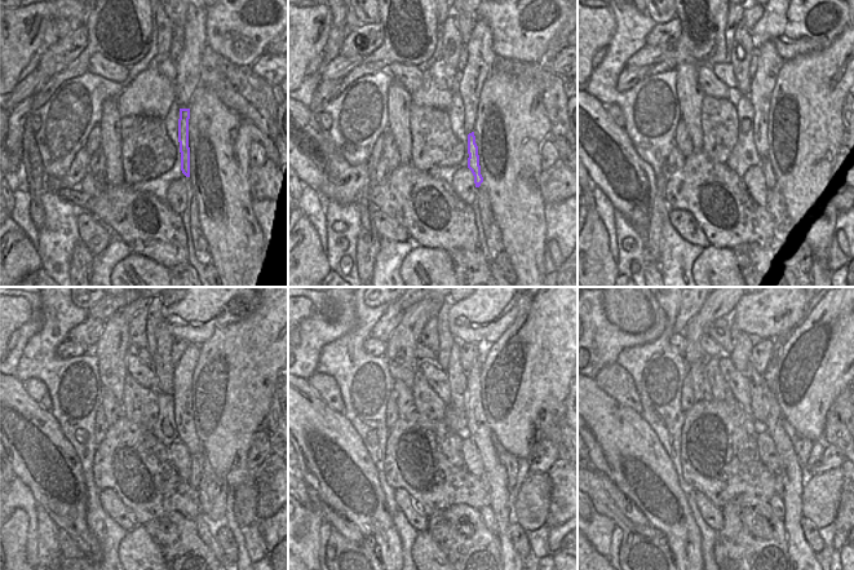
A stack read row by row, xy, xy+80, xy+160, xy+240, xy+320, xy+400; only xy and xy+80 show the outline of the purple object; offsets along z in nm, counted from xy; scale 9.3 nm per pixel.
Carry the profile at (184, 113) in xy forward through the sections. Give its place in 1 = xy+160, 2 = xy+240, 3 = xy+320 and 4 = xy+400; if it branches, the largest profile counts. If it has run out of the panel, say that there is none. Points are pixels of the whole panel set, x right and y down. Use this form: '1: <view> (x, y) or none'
1: xy+160 (770, 181)
2: xy+240 (198, 462)
3: xy+320 (483, 477)
4: xy+400 (779, 487)

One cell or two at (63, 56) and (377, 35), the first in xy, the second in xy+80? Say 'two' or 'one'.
one

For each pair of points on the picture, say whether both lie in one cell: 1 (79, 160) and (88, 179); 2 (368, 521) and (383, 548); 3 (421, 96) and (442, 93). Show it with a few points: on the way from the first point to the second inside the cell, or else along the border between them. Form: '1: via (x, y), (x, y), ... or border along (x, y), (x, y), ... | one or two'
1: border along (88, 172), (76, 186) | two
2: via (375, 527), (383, 535), (383, 542) | one
3: via (426, 96), (437, 96) | one

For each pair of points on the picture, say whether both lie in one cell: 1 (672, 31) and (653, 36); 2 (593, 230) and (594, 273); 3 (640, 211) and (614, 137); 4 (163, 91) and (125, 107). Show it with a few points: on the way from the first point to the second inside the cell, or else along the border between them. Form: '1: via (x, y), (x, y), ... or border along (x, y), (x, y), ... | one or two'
1: via (667, 34), (658, 35) | one
2: via (593, 241), (593, 263) | one
3: via (636, 193), (620, 172), (620, 155) | one
4: via (154, 93), (135, 100) | one

